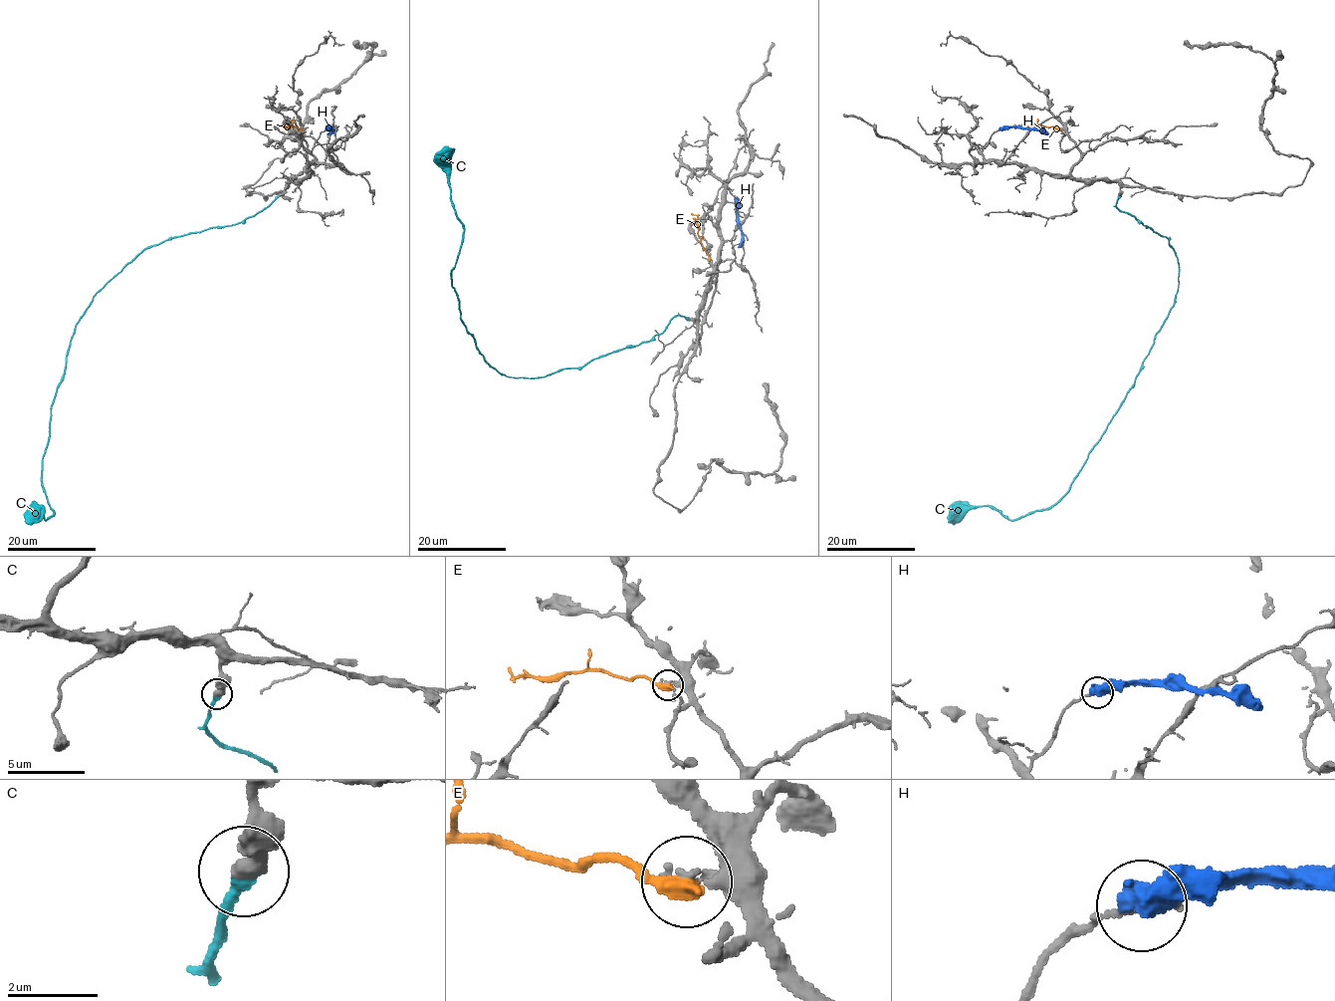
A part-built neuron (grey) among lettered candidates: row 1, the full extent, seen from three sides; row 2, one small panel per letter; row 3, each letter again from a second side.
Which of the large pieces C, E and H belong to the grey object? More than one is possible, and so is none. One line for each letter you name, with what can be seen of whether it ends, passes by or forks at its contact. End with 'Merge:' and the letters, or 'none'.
C: it ends
Merge: C

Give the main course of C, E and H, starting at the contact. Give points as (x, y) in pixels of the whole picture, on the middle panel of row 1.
C: (687, 319), (584, 364), (500, 374), (460, 320), (451, 272), (464, 228), (442, 146)
E: (710, 259), (698, 235), (697, 216), (691, 214)
H: (735, 200), (742, 243), (737, 247)

